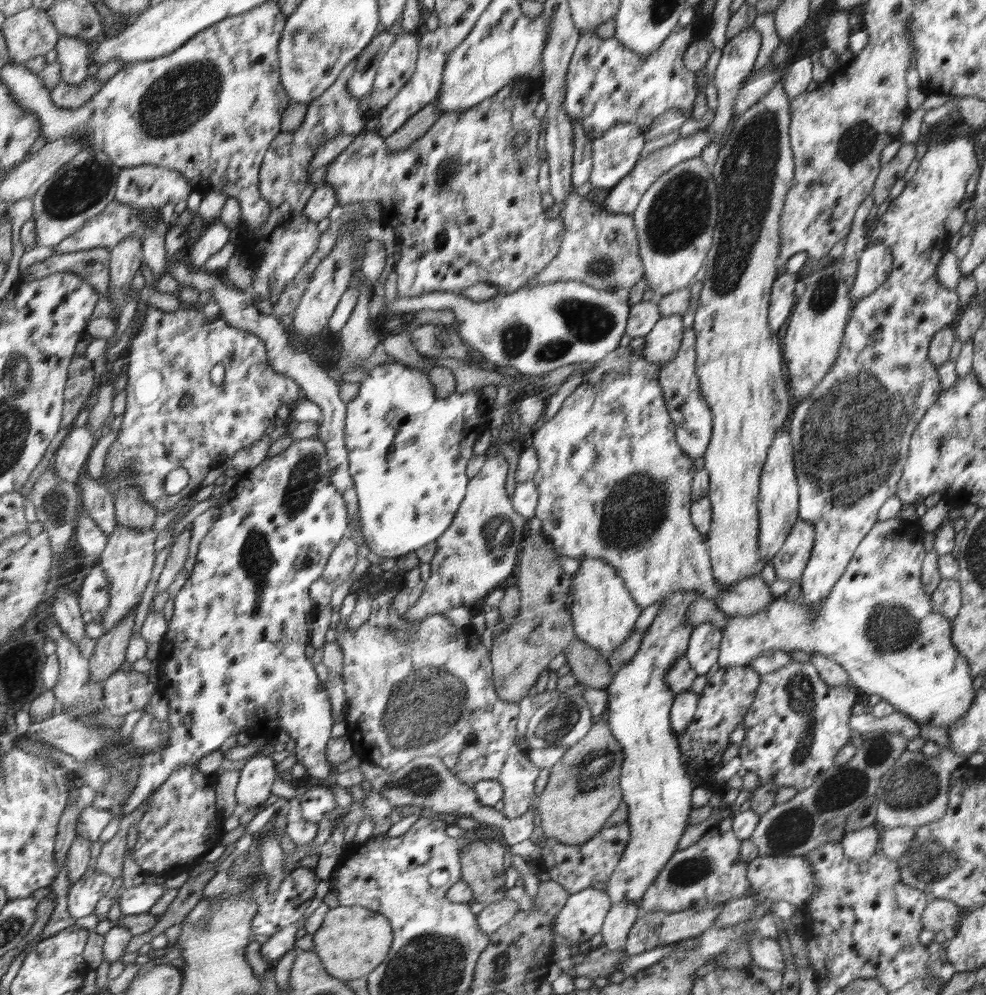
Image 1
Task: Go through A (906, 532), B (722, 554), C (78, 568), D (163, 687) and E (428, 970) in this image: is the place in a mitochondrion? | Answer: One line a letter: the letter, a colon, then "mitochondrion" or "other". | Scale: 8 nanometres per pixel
A: other
B: other
C: other
D: other
E: mitochondrion

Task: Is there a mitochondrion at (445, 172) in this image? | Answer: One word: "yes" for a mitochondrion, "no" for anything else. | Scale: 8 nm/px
yes

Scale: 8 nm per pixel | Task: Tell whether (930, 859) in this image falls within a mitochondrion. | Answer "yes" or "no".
yes

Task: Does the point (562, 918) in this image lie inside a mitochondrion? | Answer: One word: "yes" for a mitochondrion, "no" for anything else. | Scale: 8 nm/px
no

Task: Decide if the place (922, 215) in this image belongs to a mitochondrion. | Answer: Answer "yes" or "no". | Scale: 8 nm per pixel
no

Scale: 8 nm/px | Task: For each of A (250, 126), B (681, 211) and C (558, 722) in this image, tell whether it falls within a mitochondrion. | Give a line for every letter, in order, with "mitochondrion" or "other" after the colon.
A: other
B: mitochondrion
C: mitochondrion

